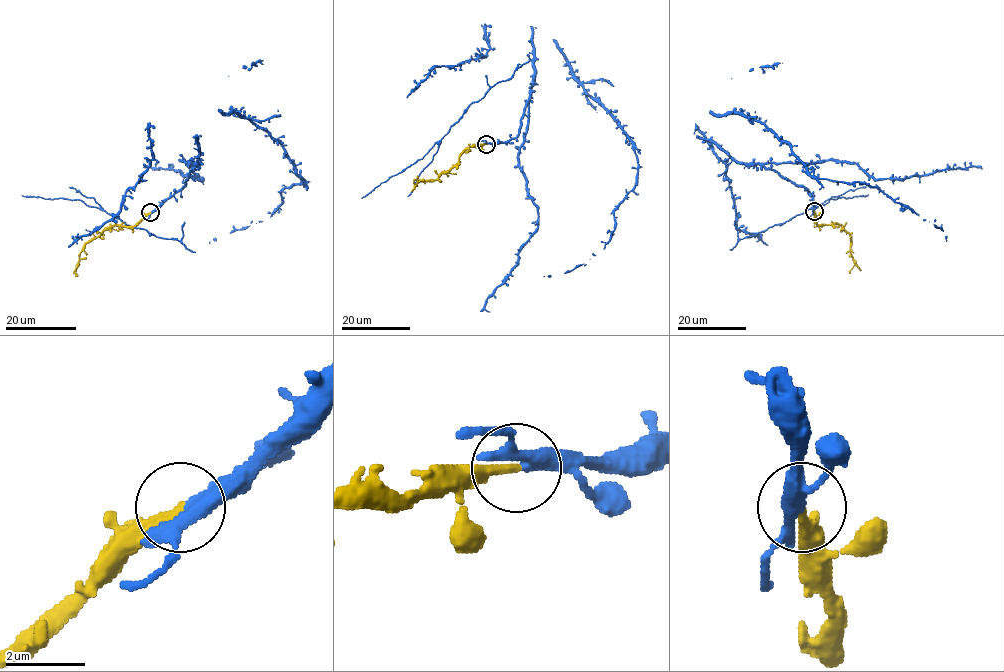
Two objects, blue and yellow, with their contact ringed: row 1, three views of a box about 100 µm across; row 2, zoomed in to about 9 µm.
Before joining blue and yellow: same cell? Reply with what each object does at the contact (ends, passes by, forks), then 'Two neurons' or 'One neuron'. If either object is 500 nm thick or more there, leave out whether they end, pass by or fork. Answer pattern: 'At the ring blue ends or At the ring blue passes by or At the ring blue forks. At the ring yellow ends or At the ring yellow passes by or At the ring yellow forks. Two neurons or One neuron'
At the ring blue forks. At the ring yellow ends. One neuron

